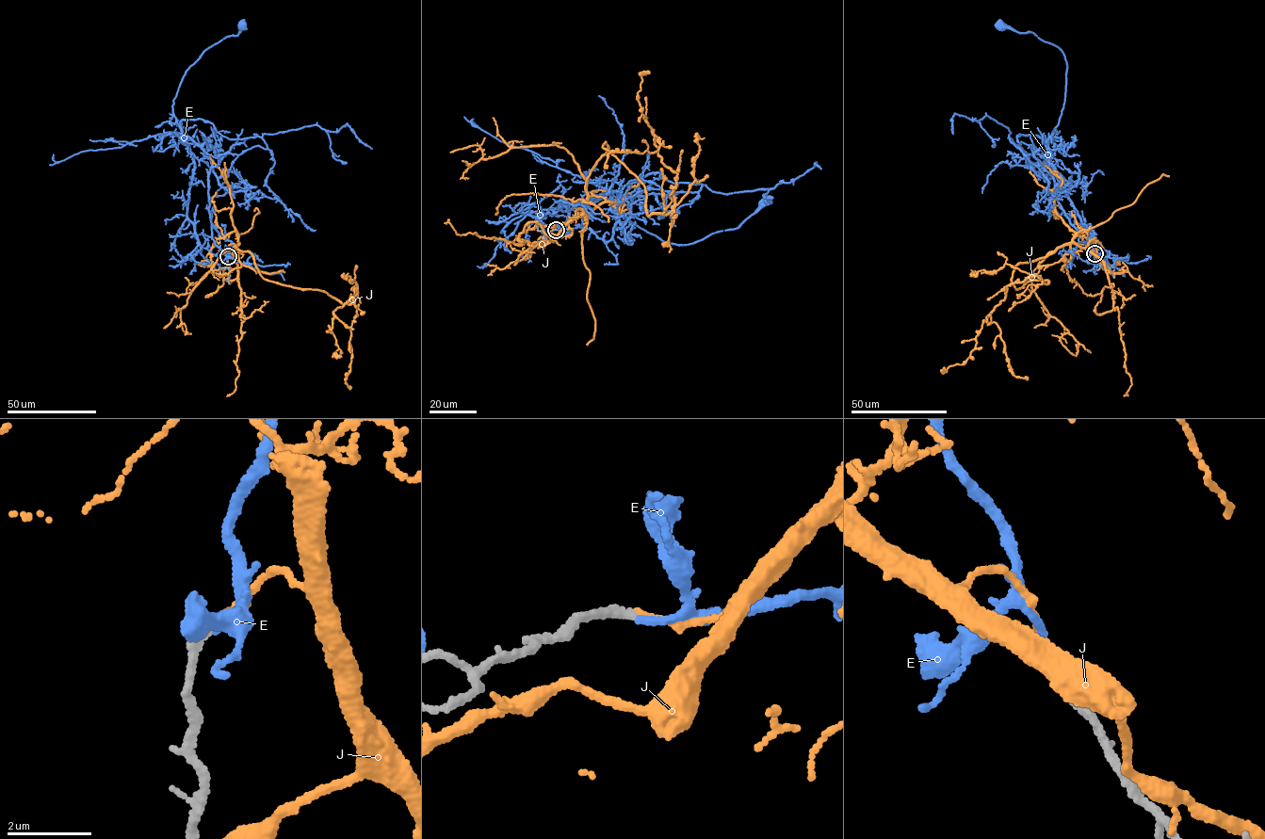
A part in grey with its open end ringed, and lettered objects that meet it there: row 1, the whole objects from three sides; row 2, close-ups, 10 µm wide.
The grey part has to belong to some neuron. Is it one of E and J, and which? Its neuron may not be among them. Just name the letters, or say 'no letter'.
E

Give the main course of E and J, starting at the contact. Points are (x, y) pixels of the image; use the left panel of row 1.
E: (228, 256), (232, 242), (210, 219), (211, 160), (182, 132), (172, 106), (186, 71), (241, 24)
J: (228, 256), (238, 243), (266, 280), (343, 303), (356, 297), (333, 312), (351, 331), (351, 388)

